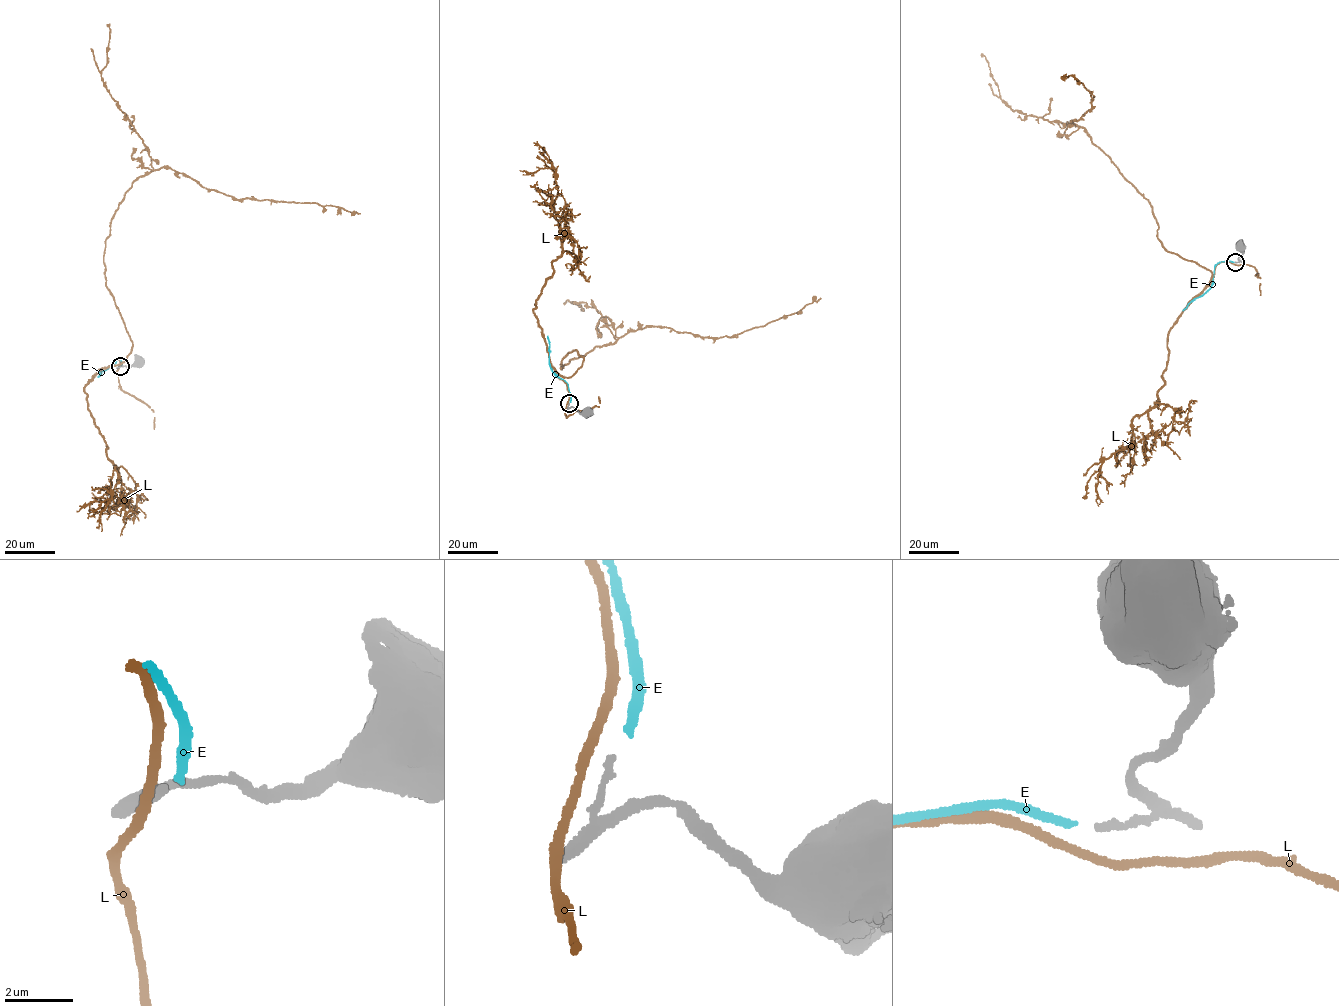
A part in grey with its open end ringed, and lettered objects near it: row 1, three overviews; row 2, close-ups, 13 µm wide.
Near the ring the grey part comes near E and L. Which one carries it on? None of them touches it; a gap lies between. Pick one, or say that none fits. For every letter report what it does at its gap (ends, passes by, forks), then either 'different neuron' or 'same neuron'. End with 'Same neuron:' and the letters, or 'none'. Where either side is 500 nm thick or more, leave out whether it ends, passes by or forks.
E: it ends there; different neuron
L: it passes by; different neuron
Same neuron: none

